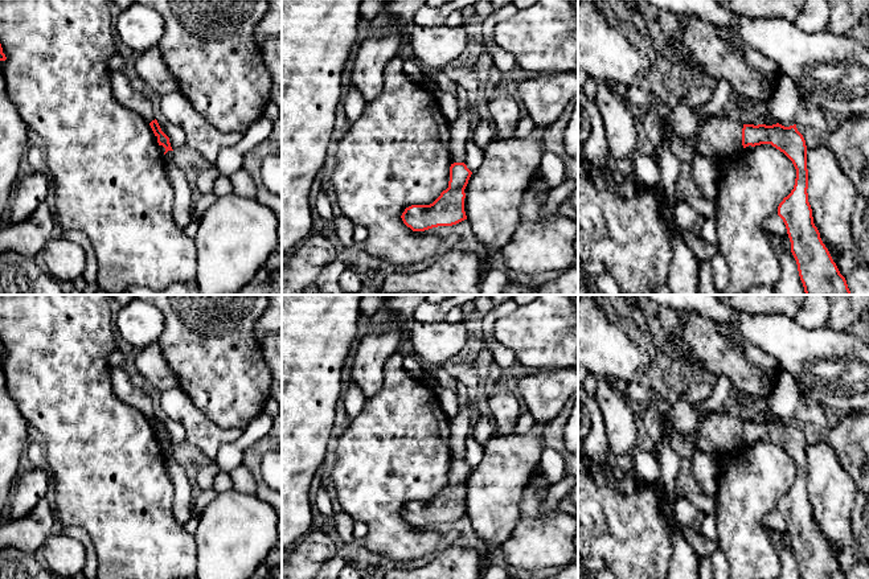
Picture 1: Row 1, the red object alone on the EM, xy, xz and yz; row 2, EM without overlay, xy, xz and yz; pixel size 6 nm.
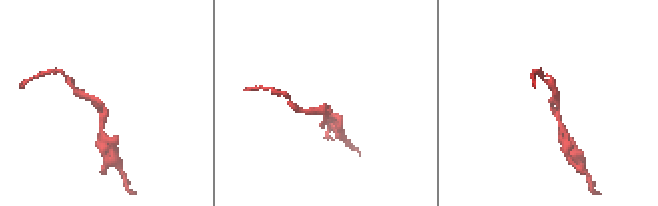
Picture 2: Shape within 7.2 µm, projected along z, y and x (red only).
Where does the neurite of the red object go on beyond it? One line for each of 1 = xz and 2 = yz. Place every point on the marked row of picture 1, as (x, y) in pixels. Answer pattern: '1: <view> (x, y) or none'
1: none
2: none

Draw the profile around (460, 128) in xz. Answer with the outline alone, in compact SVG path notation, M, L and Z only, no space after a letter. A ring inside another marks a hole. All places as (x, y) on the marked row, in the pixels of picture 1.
M468 104L460 110L456 120L450 123L450 159L451 163L466 161L466 147L472 132L471 111Z

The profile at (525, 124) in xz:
M522 114L520 122L516 126L515 137L516 139L526 139L528 134L533 128L534 128L534 123L532 122L532 119L526 114Z

